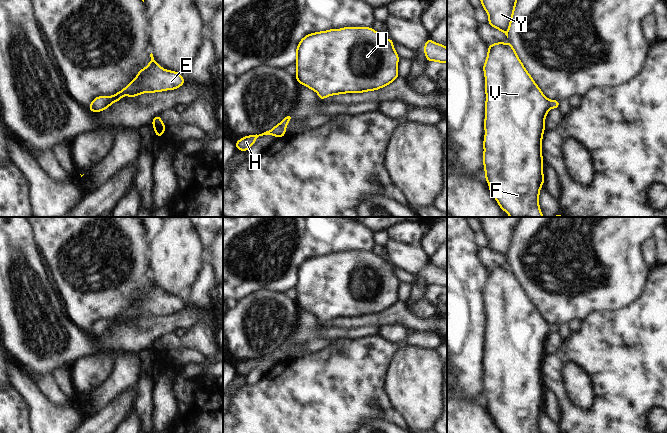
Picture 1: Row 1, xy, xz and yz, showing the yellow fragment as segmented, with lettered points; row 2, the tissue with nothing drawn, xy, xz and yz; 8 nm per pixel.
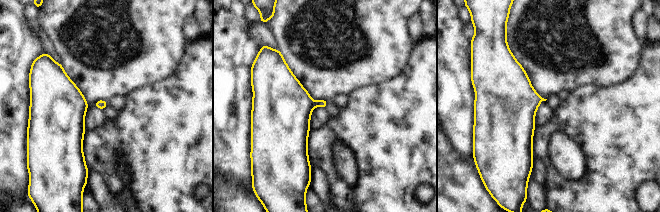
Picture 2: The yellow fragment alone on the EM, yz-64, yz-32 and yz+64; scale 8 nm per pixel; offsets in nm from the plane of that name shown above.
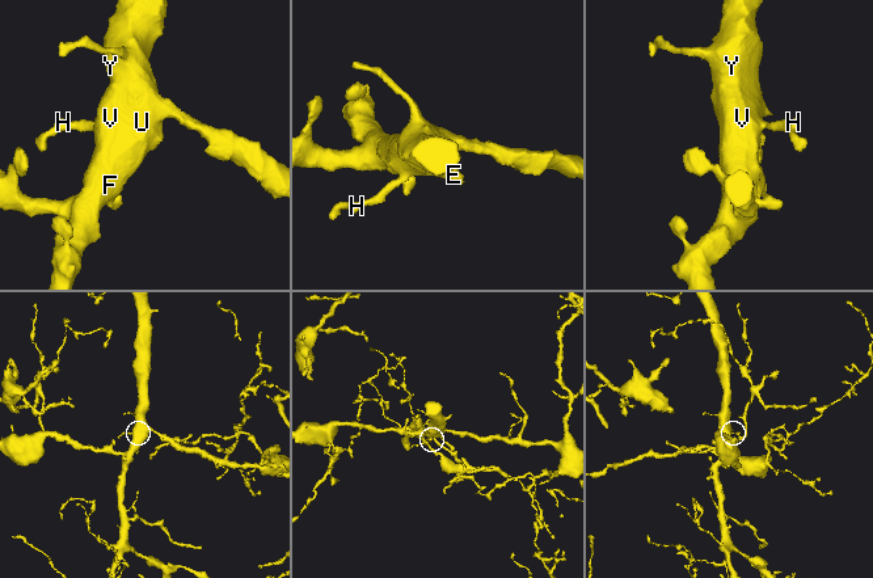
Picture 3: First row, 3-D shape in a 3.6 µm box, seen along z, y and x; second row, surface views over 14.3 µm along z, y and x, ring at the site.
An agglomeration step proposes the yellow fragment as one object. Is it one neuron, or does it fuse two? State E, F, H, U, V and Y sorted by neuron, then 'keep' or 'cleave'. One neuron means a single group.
E F H U V Y | keep

